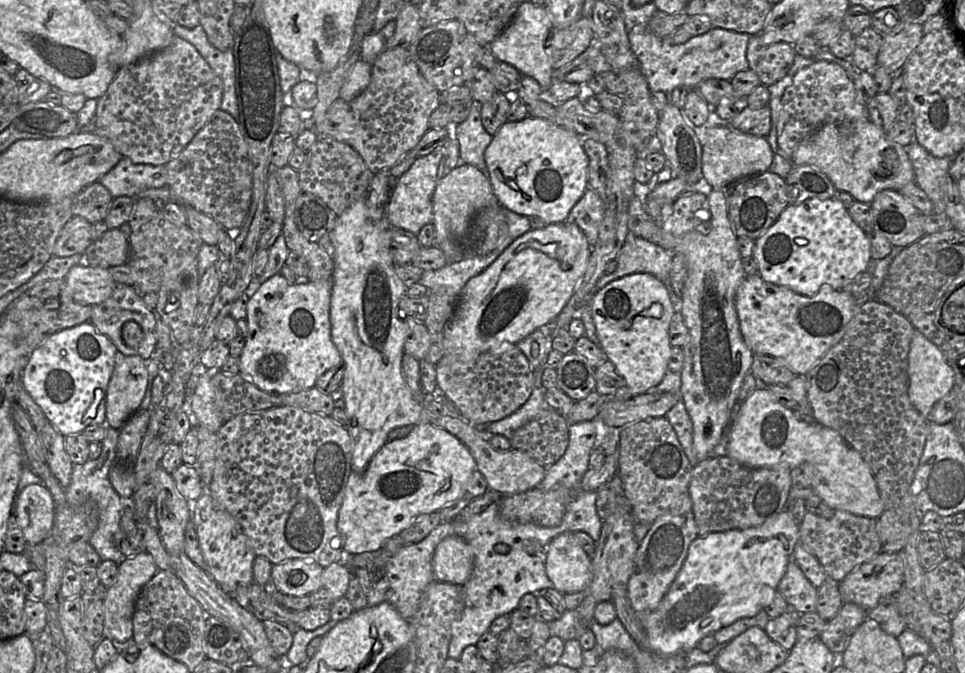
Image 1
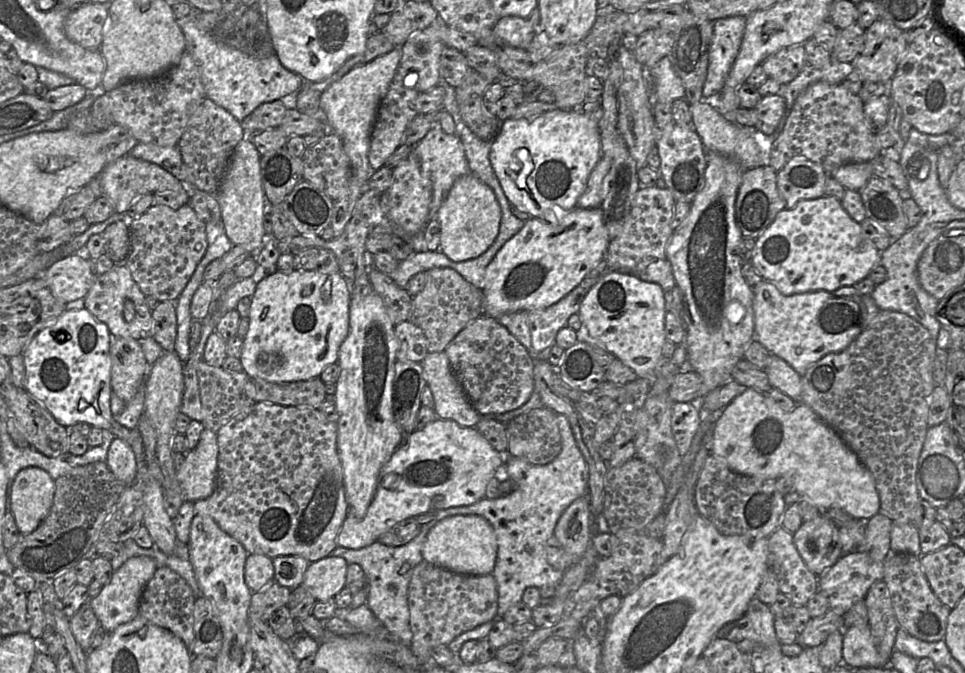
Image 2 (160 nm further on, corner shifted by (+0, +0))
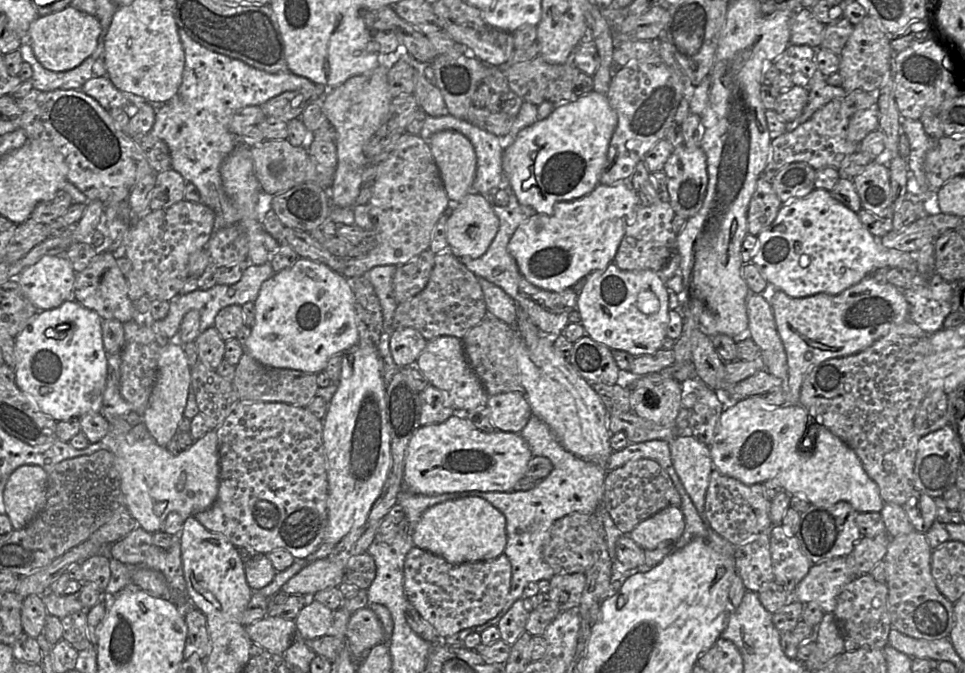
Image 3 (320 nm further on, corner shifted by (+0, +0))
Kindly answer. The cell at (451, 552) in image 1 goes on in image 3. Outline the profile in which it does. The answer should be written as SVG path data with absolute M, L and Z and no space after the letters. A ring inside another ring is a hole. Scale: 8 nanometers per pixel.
M464 497L436 504L424 511L414 533L415 546L427 550L451 564L486 561L504 553L506 519L489 502L479 497Z

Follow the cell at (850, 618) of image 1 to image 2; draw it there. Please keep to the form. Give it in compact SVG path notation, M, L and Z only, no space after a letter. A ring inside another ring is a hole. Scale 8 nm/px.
M830 609L822 616L811 617L798 641L804 647L820 647L831 633L843 629L843 615Z

